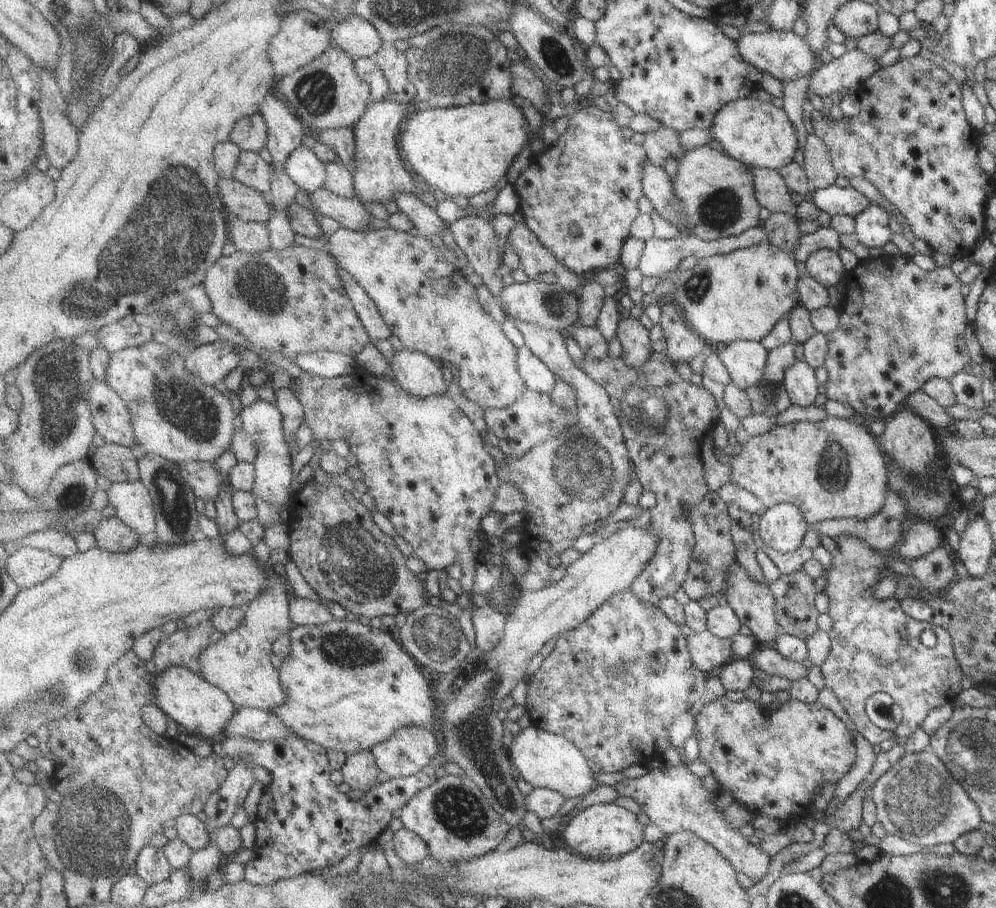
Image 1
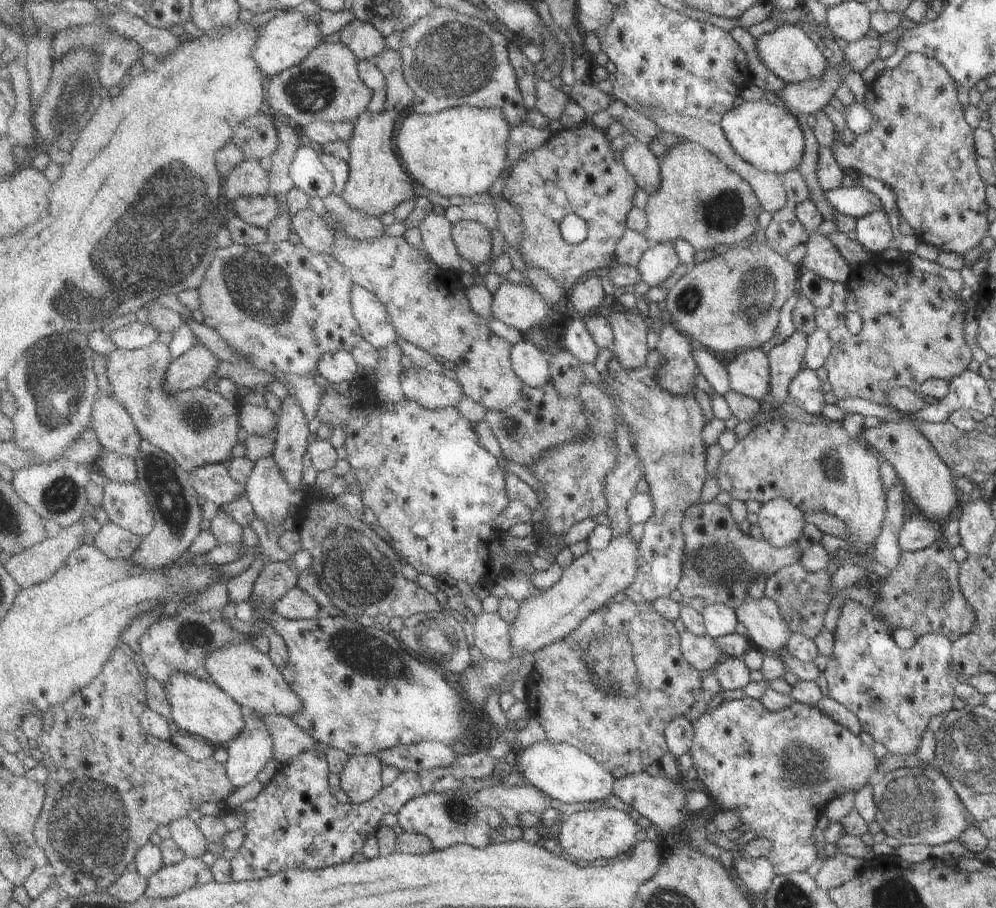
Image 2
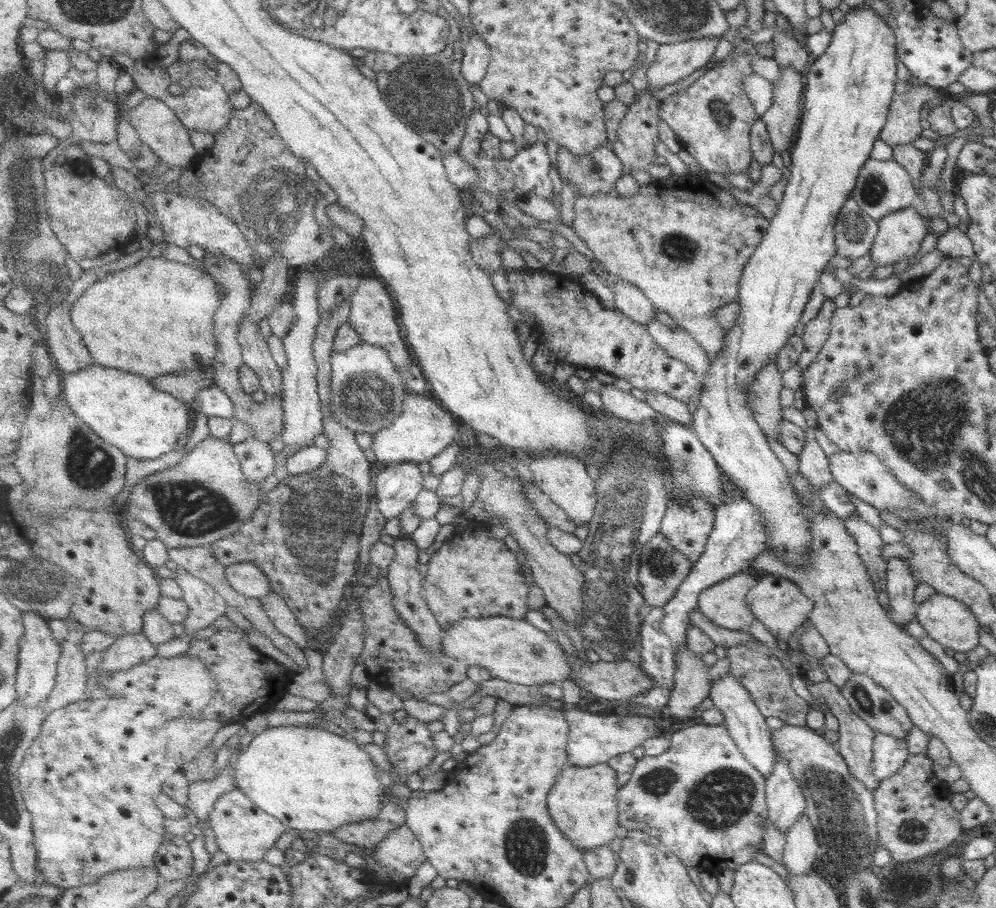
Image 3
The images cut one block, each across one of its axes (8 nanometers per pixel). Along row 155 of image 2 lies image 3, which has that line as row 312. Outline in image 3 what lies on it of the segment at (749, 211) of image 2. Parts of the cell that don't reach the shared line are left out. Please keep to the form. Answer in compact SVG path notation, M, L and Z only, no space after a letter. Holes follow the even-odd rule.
M672 173L670 180L664 180L660 183L666 181L666 184L649 184L642 186L640 193L633 195L632 197L624 197L622 195L616 194L603 194L596 196L578 196L574 200L574 205L576 205L576 211L578 211L578 218L574 222L573 229L575 232L586 242L590 247L592 252L594 252L598 261L600 261L604 268L612 275L613 278L624 278L636 286L640 287L648 295L648 298L652 300L654 306L664 311L676 321L677 325L688 330L694 338L704 347L706 354L708 354L710 360L714 357L719 356L720 352L723 352L725 346L727 346L727 331L724 331L722 327L719 326L718 320L716 320L717 312L722 305L727 305L728 303L736 303L740 300L739 290L741 288L741 280L744 272L744 268L747 268L748 261L751 260L752 256L755 254L756 248L759 248L760 241L766 233L766 229L770 227L770 220L764 218L758 210L744 204L734 198L730 192L722 190L708 178L702 176L702 178L696 178L693 173L684 175L684 178L678 177Z

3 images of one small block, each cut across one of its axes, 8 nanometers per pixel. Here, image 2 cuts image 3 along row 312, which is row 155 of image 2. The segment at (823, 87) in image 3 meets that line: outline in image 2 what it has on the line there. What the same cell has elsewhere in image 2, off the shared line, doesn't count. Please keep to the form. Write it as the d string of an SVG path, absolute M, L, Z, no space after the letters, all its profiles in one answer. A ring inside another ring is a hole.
M742 101L730 110L719 125L732 148L746 162L761 171L768 171L782 176L786 171L798 169L805 147L805 138L796 121L796 116L784 108L761 101Z

